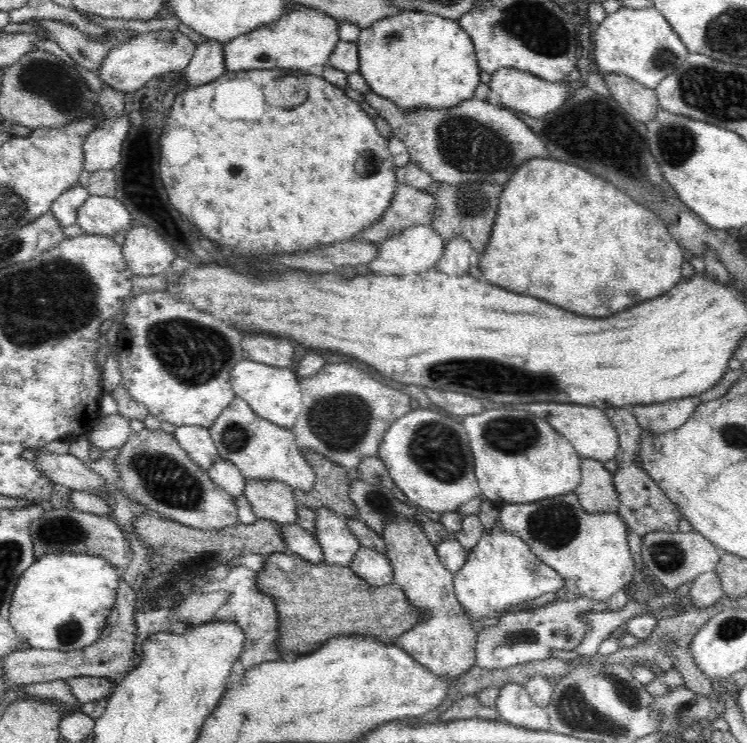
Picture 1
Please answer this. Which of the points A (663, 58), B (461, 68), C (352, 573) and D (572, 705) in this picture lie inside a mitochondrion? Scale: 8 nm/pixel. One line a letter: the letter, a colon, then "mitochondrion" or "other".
A: mitochondrion
B: other
C: other
D: mitochondrion

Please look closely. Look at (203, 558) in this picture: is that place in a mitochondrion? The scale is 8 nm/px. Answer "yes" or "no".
yes

